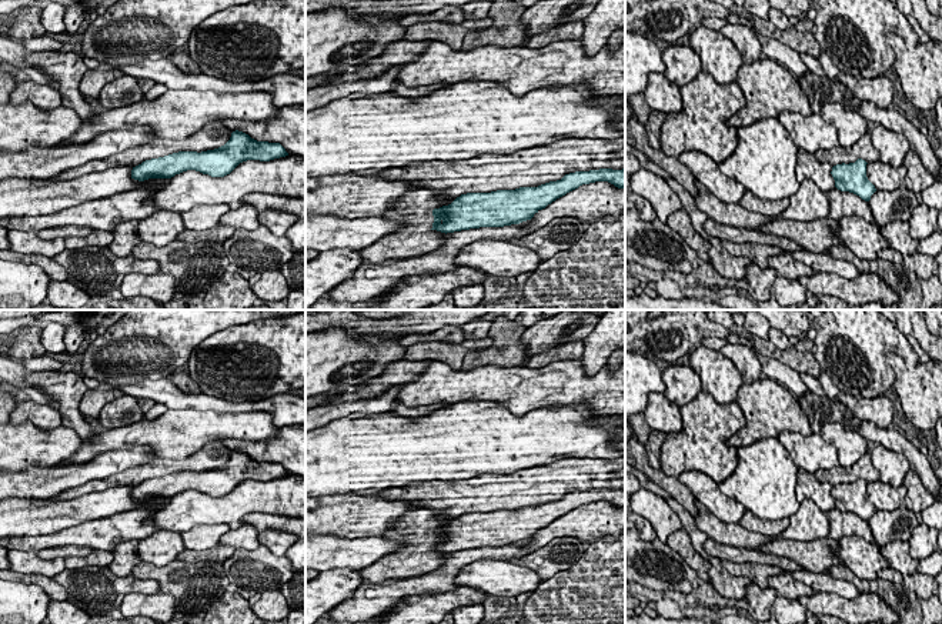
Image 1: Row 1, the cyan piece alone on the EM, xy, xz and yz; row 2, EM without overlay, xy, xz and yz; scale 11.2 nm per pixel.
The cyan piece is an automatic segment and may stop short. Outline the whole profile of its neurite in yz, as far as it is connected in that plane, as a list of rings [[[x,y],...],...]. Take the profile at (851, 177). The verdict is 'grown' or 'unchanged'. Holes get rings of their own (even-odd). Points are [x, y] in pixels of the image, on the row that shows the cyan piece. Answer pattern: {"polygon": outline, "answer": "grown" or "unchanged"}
{"polygon": [[[858,158],[855,163],[834,166],[831,174],[835,180],[835,187],[869,201],[876,188],[866,177],[866,164],[865,160]]], "answer": "unchanged"}

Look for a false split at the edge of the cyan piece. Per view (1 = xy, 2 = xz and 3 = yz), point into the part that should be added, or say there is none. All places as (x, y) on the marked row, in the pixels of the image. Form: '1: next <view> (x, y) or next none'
1: next none
2: next none
3: next none

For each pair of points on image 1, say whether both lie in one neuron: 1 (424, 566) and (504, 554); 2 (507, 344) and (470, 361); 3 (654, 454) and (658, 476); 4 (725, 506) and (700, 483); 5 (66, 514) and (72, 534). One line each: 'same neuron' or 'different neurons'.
1: different neurons
2: same neuron
3: different neurons
4: same neuron
5: different neurons

